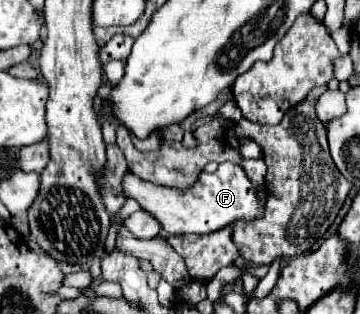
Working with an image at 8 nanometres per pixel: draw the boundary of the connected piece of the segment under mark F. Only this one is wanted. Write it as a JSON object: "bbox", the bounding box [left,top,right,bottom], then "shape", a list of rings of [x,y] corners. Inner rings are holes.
{"bbox":[122,161,264,235],"shape":[[[226,161],[220,163],[216,173],[200,173],[196,185],[192,189],[170,189],[160,187],[150,181],[142,181],[134,173],[126,173],[122,179],[122,191],[126,199],[136,199],[144,211],[156,217],[162,225],[162,231],[170,235],[184,235],[184,233],[212,233],[214,229],[222,229],[232,221],[252,221],[264,215],[262,203],[256,197],[256,191],[238,163]]]}

